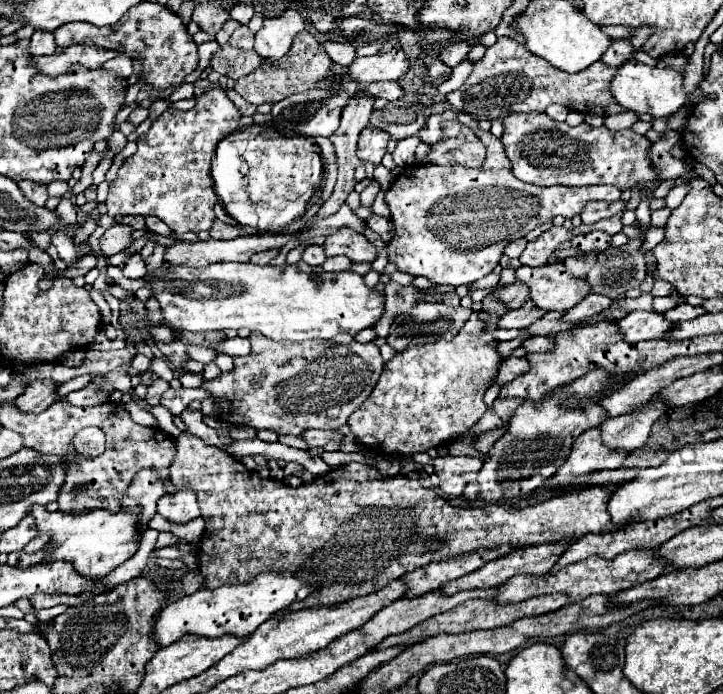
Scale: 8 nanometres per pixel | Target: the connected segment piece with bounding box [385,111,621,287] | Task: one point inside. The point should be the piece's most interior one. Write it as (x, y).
(451, 224)

